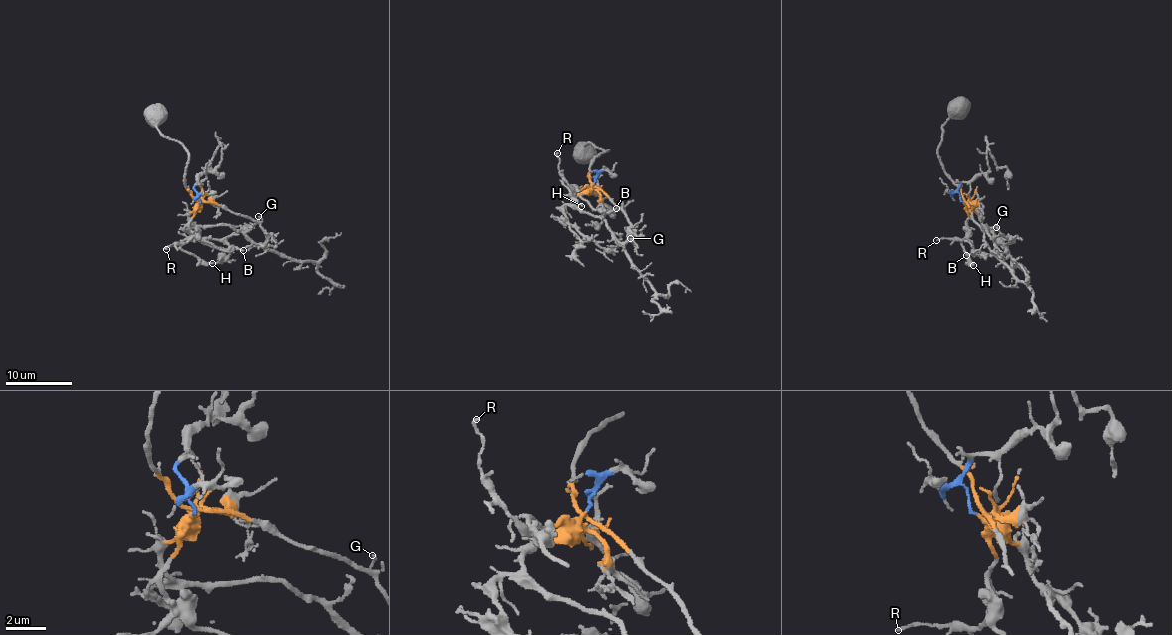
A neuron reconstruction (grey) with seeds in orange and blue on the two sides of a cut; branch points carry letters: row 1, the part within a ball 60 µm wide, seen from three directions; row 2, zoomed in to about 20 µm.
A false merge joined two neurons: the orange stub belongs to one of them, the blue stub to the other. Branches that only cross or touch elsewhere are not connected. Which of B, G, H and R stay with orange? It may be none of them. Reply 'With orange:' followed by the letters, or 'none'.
With orange: B, G, H, R

